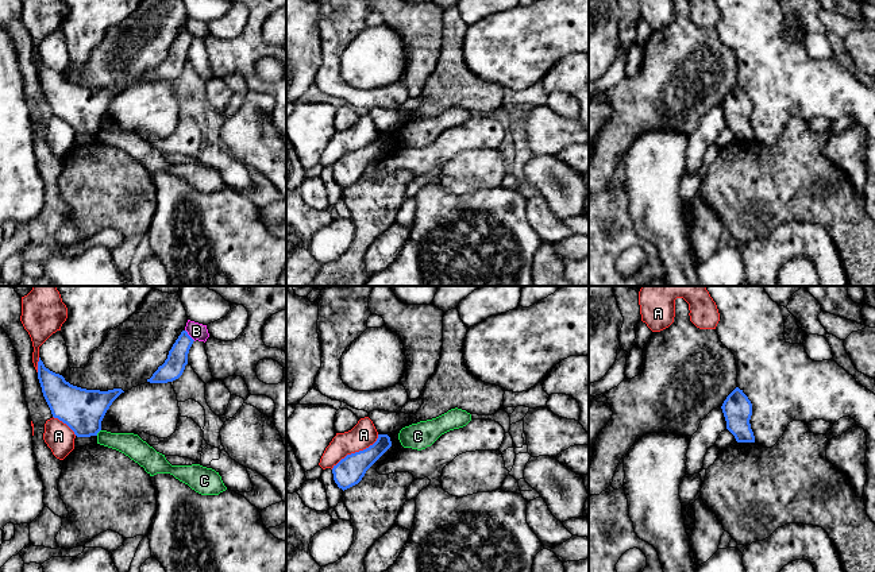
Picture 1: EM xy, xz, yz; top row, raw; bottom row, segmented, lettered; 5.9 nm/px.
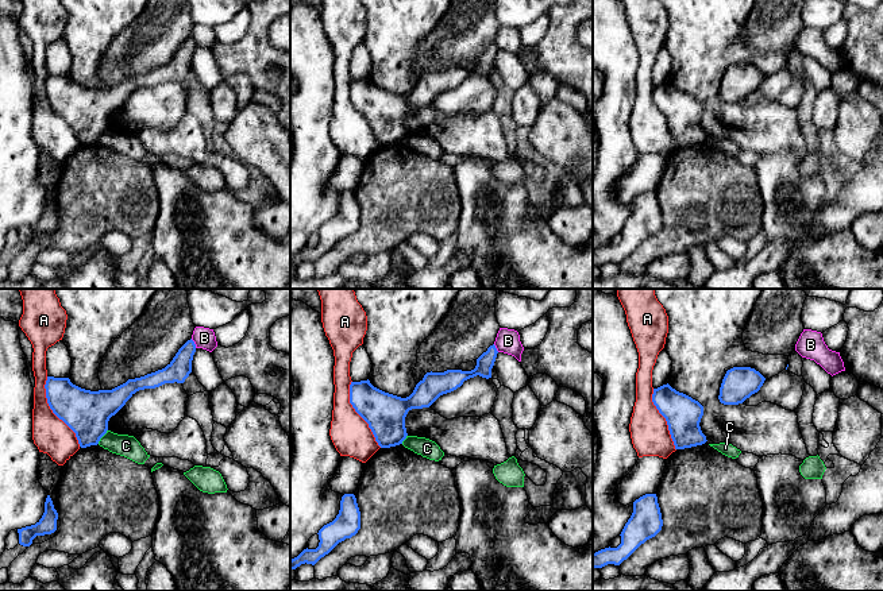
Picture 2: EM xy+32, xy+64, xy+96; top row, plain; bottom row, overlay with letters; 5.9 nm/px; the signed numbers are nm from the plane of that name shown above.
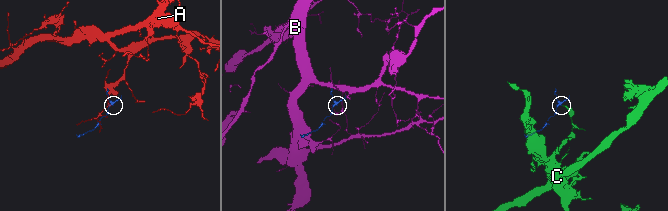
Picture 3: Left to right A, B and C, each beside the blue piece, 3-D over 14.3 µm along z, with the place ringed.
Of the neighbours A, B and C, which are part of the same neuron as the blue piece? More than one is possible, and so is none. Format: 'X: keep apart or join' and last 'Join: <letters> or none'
A: keep apart
B: keep apart
C: keep apart
Join: none

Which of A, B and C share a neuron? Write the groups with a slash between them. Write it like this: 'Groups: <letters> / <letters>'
Groups: A / B / C

